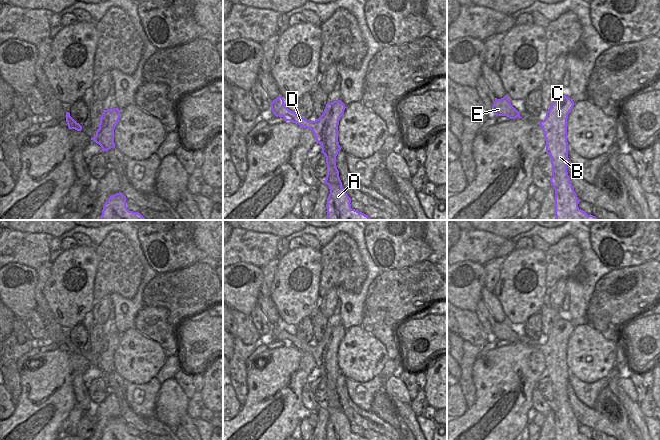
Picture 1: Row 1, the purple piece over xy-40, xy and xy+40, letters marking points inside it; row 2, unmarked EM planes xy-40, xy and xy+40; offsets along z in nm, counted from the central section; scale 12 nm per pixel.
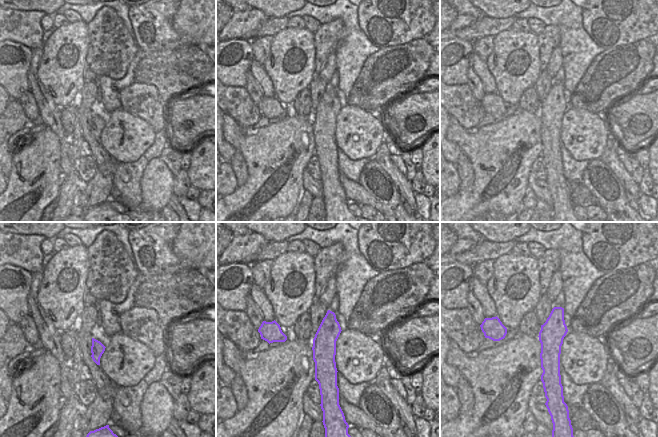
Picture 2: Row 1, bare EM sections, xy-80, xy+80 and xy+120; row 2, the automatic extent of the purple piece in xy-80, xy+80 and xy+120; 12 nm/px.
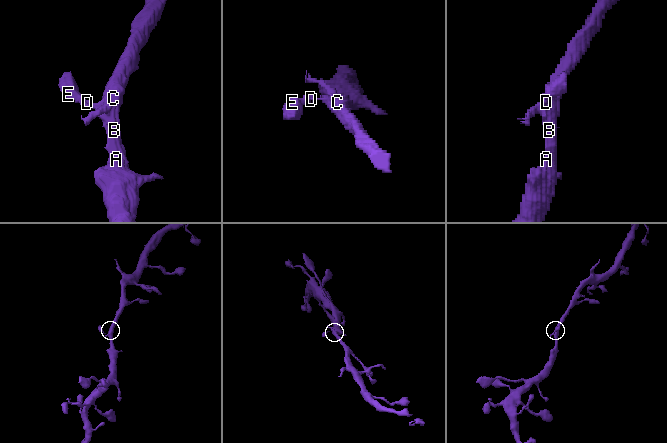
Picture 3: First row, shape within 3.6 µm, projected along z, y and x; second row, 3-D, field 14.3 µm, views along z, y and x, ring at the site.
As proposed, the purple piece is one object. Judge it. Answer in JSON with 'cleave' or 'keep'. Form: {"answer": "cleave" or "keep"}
{"answer": "keep"}

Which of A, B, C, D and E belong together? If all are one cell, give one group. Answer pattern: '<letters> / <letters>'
A B C D E

